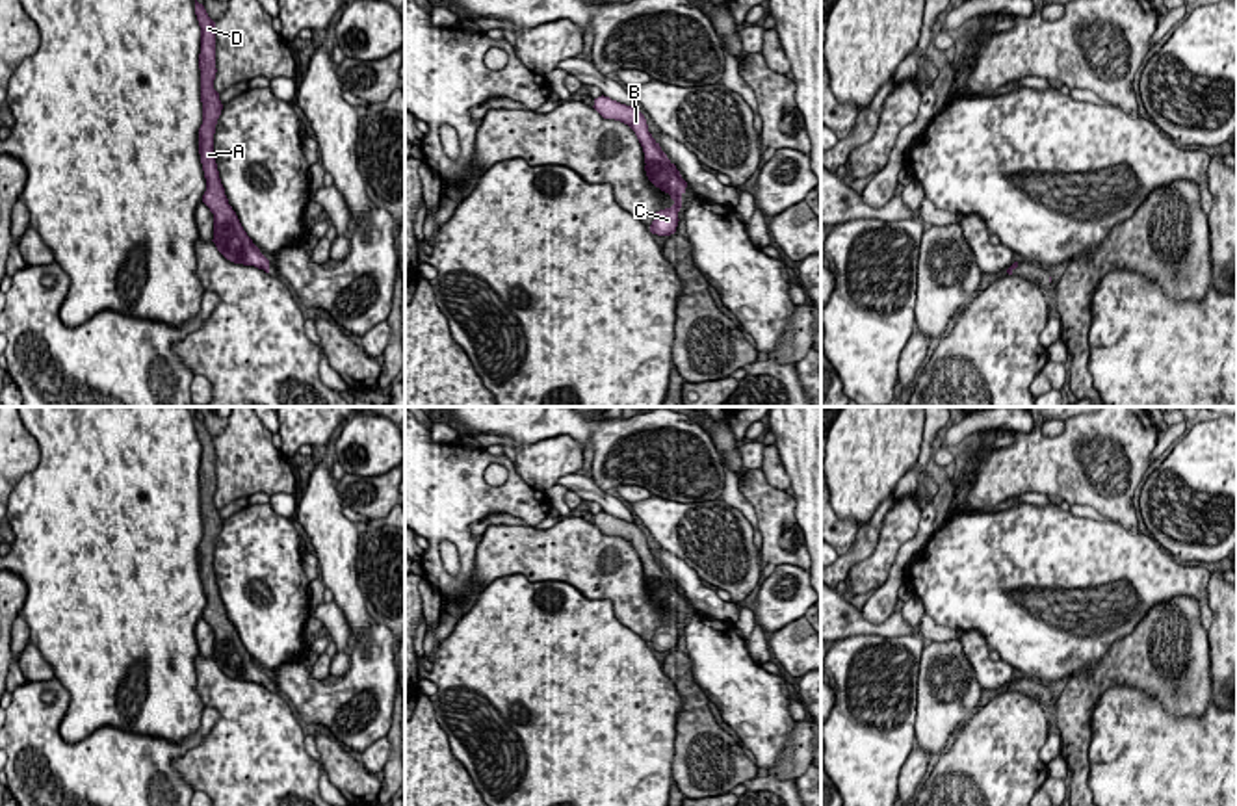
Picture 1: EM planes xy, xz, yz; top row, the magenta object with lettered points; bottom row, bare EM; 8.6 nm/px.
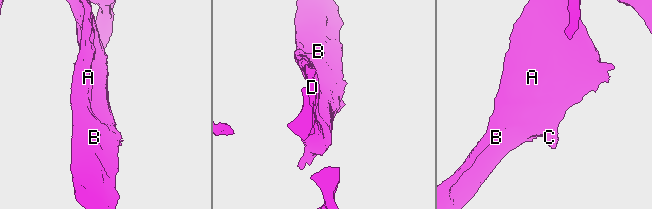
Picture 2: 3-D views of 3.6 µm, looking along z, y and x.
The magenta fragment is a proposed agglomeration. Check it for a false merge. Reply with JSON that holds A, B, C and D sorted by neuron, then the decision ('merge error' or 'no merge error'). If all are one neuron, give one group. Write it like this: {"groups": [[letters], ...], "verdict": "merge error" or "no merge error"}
{"groups": [["A", "B", "C", "D"]], "verdict": "no merge error"}

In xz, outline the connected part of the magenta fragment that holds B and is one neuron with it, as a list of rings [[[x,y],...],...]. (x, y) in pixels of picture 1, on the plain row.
[[[604,511],[594,514],[592,524],[604,535],[620,537],[635,548],[645,568],[645,587],[648,596],[661,607],[669,609],[674,617],[671,624],[656,628],[650,648],[658,652],[674,650],[680,637],[678,628],[682,624],[682,611],[685,609],[687,598],[648,548],[645,531],[637,524],[620,520]]]

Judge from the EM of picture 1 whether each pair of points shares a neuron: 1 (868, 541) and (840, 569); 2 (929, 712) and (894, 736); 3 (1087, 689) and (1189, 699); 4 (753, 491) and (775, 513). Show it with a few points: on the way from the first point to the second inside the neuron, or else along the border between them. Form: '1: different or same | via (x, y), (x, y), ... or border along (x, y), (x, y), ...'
1: same | via (860, 548), (847, 561)
2: different | border along (916, 676), (914, 741)
3: same | via (1113, 673), (1163, 673)
4: same | via (758, 496), (769, 507)

